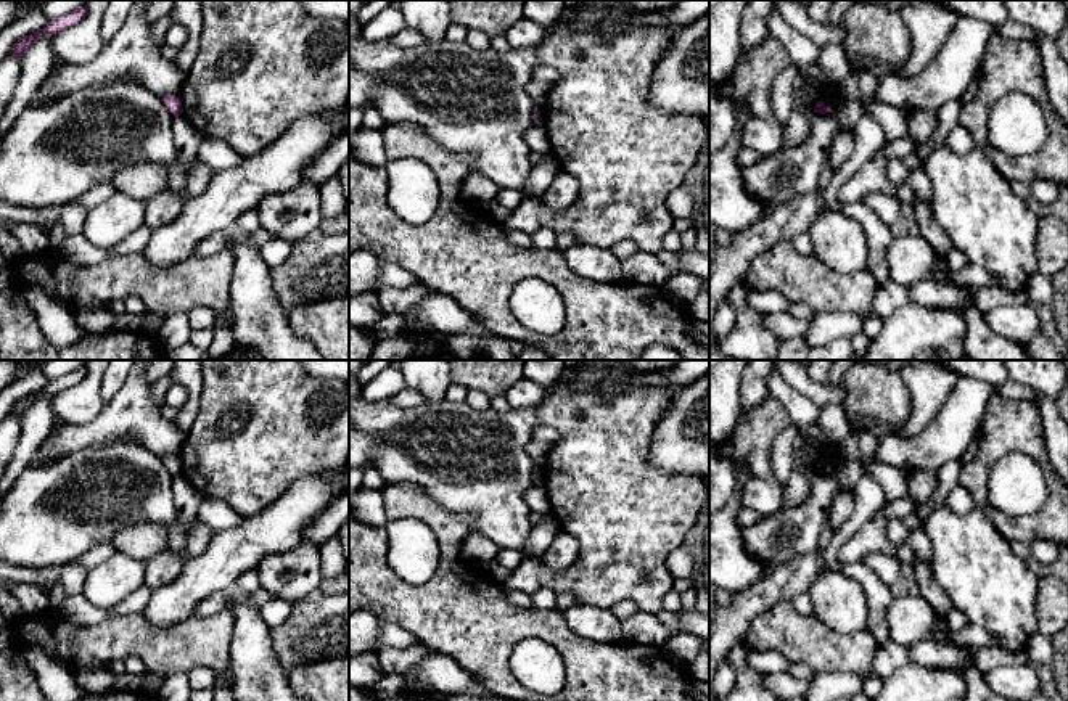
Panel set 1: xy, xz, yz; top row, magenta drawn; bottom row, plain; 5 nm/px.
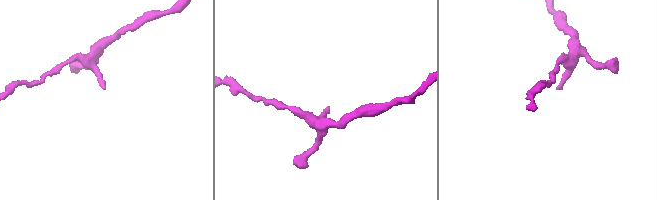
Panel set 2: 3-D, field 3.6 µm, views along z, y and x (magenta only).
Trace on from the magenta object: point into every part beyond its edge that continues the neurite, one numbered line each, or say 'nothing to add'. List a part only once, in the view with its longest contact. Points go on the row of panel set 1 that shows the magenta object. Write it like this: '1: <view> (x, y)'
nothing to add

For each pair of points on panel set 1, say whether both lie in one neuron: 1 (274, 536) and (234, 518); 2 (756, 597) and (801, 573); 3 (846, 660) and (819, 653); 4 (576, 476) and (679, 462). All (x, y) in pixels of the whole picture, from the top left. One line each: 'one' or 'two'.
1: two
2: one
3: one
4: two

